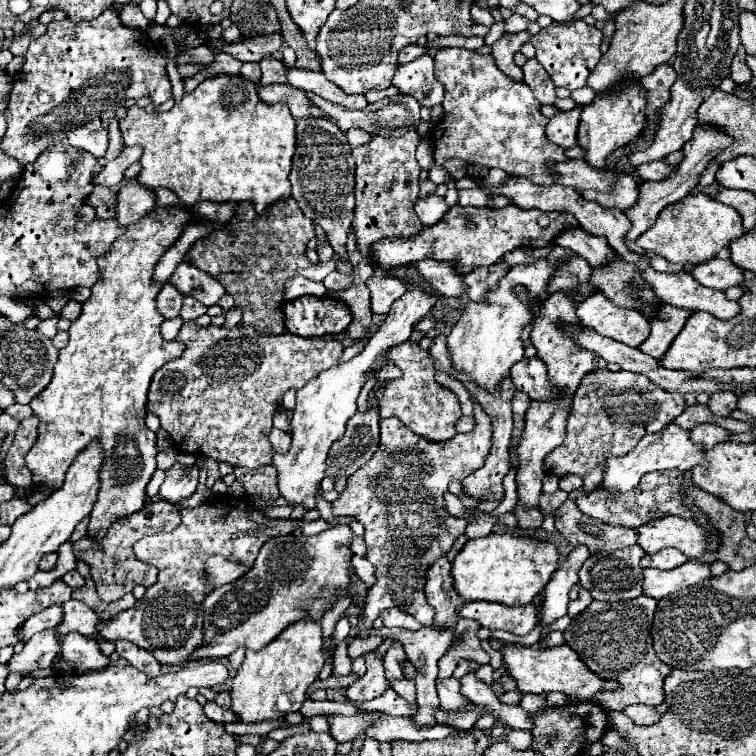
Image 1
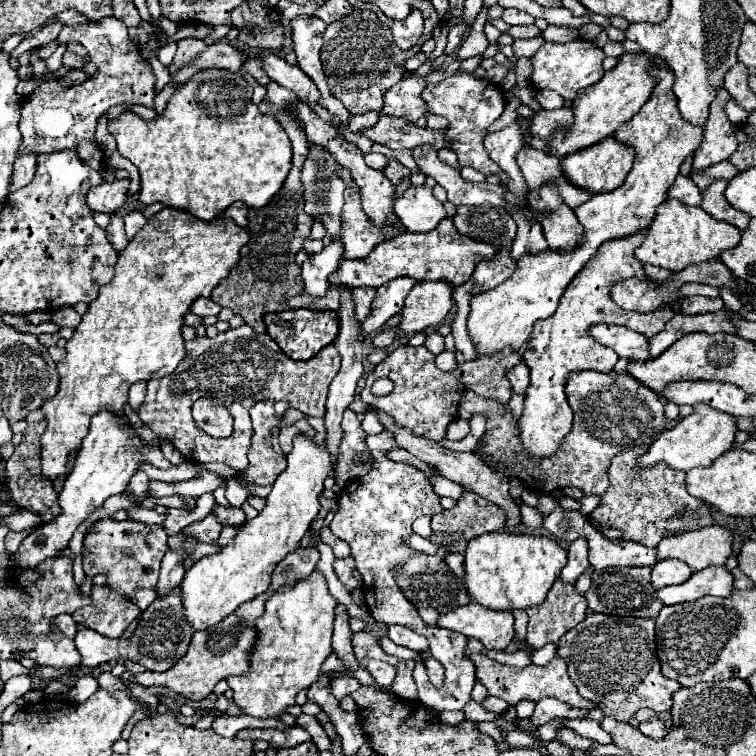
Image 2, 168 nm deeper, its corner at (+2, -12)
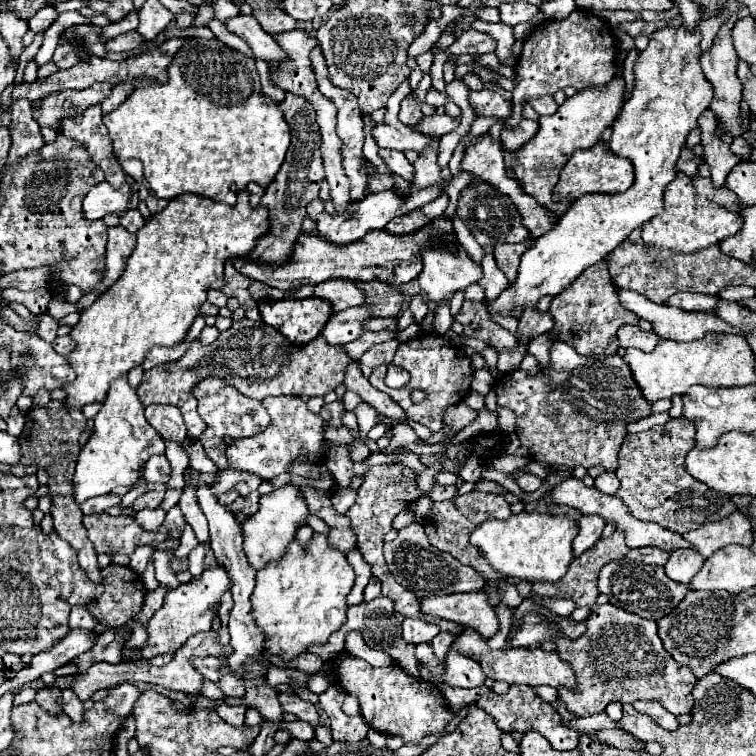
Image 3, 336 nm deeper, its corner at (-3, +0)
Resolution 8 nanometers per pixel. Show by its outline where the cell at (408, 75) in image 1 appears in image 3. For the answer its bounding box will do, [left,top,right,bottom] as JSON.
[398,96,422,128]

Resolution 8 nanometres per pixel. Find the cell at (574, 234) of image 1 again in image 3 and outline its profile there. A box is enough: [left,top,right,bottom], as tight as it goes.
[512,76,624,218]

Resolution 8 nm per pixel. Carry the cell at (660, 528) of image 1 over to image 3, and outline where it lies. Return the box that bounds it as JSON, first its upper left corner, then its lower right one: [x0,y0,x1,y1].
[684,512,752,558]

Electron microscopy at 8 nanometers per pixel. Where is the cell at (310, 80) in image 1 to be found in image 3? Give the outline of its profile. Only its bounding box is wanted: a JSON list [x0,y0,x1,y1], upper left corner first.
[224,14,286,62]

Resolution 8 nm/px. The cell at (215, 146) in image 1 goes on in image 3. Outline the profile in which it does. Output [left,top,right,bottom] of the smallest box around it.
[104,38,290,204]

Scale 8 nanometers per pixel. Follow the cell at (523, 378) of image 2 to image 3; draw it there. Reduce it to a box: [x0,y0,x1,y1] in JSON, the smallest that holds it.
[454,300,518,350]

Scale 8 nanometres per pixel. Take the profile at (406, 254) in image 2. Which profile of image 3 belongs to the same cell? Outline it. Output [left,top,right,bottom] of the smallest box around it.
[232,218,454,292]

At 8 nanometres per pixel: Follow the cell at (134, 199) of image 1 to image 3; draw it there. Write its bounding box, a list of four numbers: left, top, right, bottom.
[120,210,144,234]

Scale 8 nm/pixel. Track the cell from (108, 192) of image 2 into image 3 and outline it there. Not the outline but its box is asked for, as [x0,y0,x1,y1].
[84,182,130,220]

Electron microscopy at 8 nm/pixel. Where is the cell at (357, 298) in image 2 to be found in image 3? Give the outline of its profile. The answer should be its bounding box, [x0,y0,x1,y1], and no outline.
[314,280,362,314]

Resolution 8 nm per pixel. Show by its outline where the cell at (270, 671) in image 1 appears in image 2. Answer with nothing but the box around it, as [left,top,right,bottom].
[227,570,337,718]

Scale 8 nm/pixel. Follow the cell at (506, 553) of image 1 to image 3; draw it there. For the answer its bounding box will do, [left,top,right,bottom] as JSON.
[470,512,578,582]

